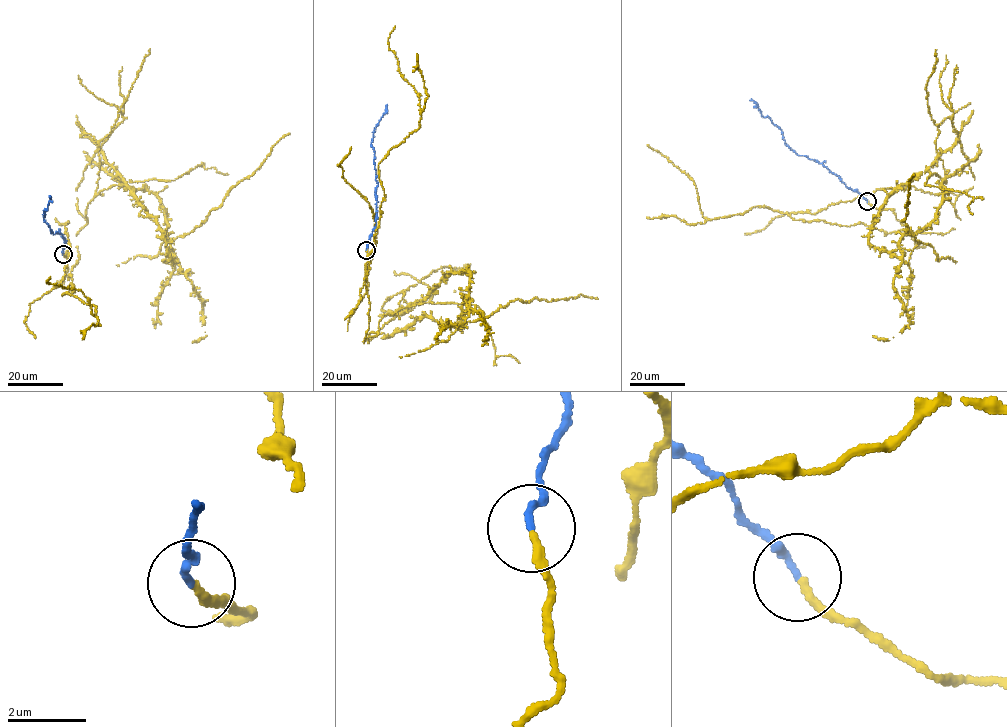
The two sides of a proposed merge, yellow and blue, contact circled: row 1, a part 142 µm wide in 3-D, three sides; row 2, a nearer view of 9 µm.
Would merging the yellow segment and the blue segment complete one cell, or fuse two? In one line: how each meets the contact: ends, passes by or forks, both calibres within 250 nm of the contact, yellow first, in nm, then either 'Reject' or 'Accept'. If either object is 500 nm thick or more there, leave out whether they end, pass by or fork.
At the ring yellow ends. At the ring blue ends. Thickness 200 nm (yellow) against 170 nm. Accept

